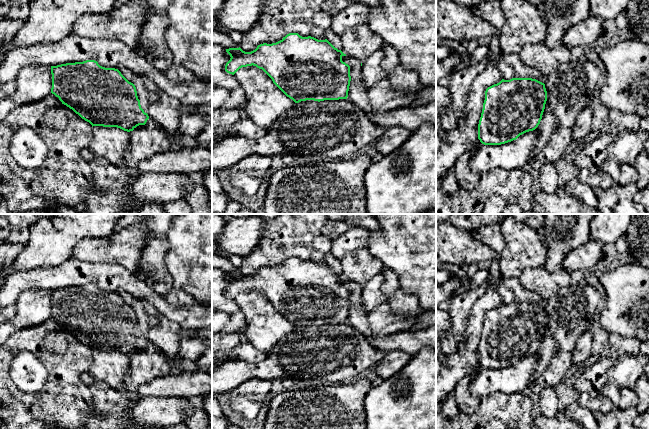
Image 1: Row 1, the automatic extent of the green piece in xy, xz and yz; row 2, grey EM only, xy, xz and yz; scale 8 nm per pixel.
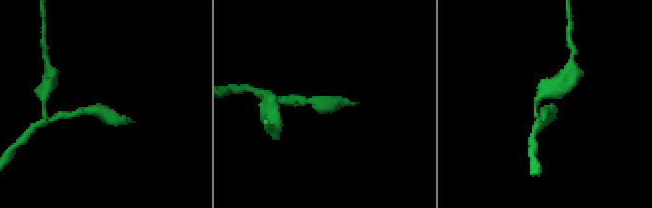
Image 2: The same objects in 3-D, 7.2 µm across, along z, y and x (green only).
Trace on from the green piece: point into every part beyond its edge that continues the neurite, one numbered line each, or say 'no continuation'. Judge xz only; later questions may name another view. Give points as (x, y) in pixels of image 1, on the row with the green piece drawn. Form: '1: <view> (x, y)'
no continuation

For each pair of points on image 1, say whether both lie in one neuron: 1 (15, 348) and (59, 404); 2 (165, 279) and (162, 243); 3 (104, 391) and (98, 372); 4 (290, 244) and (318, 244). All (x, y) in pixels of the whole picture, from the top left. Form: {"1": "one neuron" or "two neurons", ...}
{"1": "one neuron", "2": "one neuron", "3": "two neurons", "4": "two neurons"}

